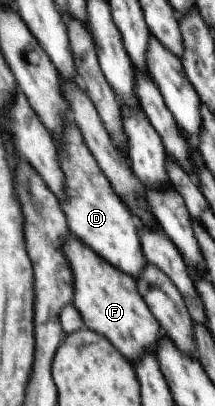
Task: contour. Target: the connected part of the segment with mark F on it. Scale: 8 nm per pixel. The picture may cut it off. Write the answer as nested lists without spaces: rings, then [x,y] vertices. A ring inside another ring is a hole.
[[[73,235],[62,241],[62,252],[73,272],[72,306],[79,312],[84,327],[106,336],[122,355],[127,355],[127,359],[137,359],[145,352],[154,353],[162,331],[149,305],[138,291],[137,280],[112,266]]]

